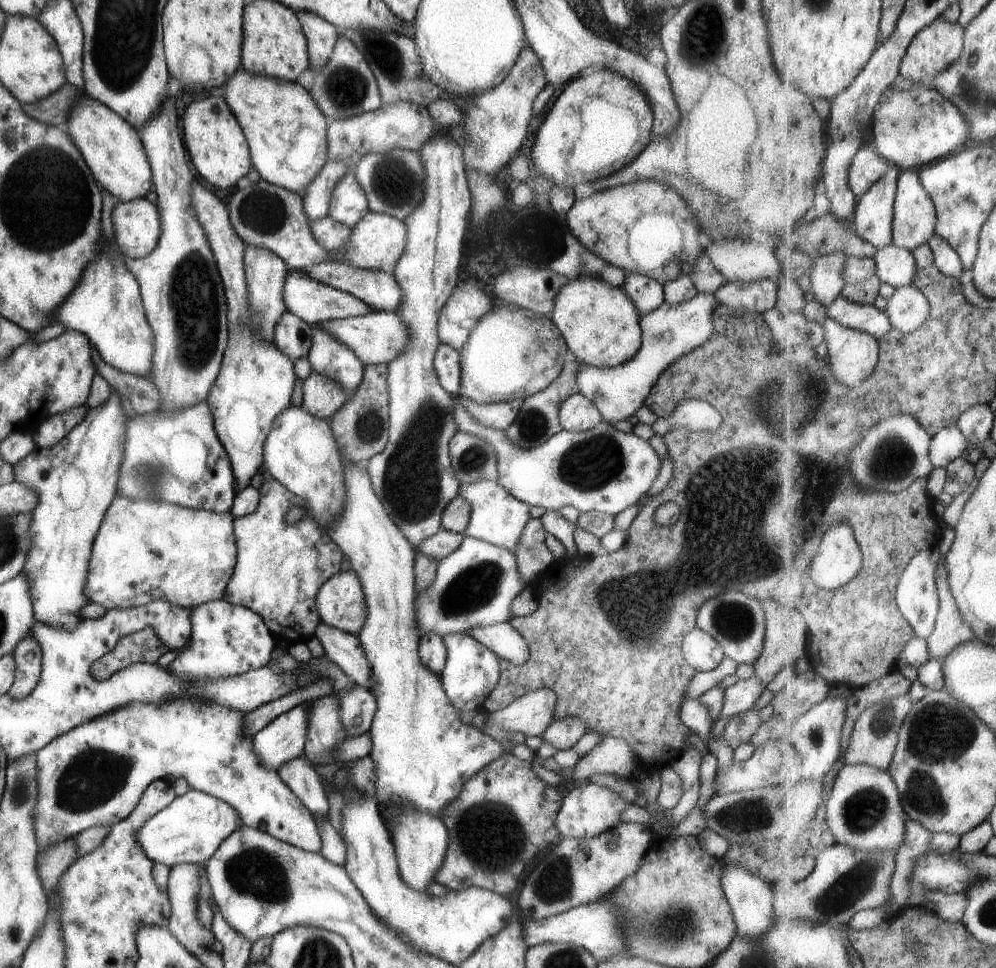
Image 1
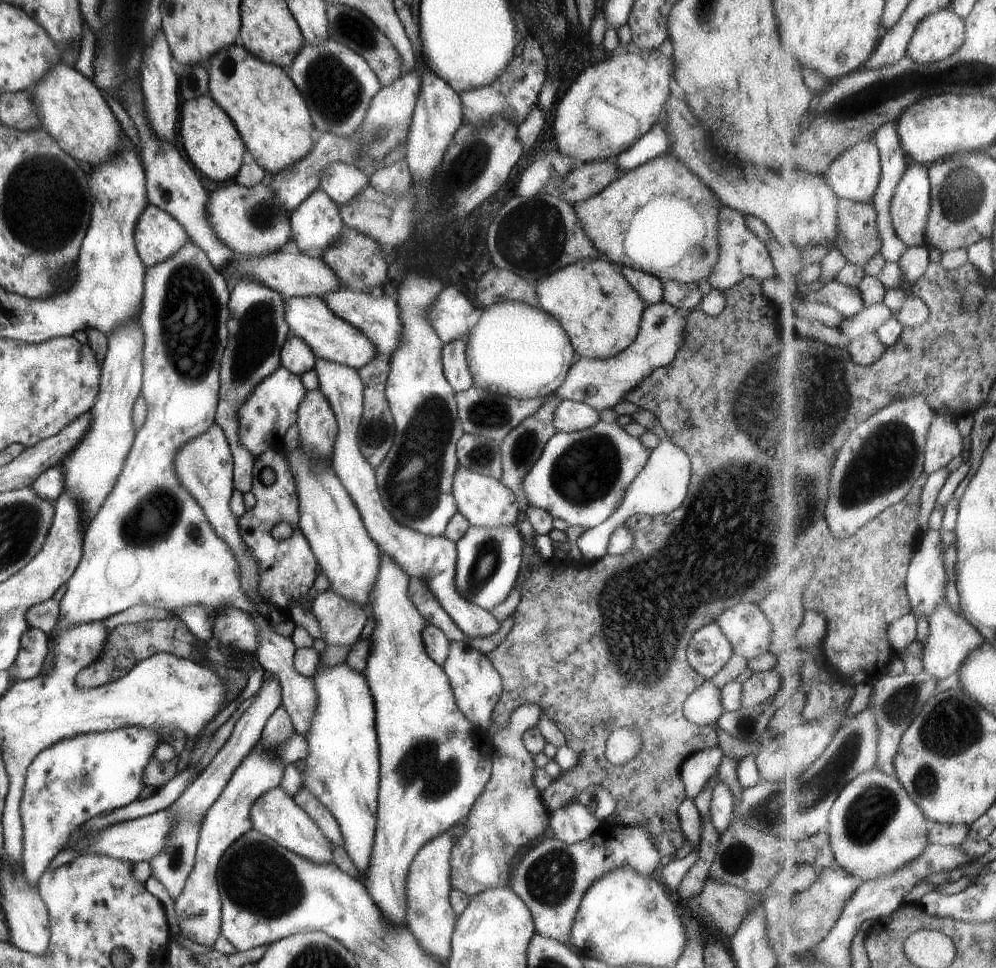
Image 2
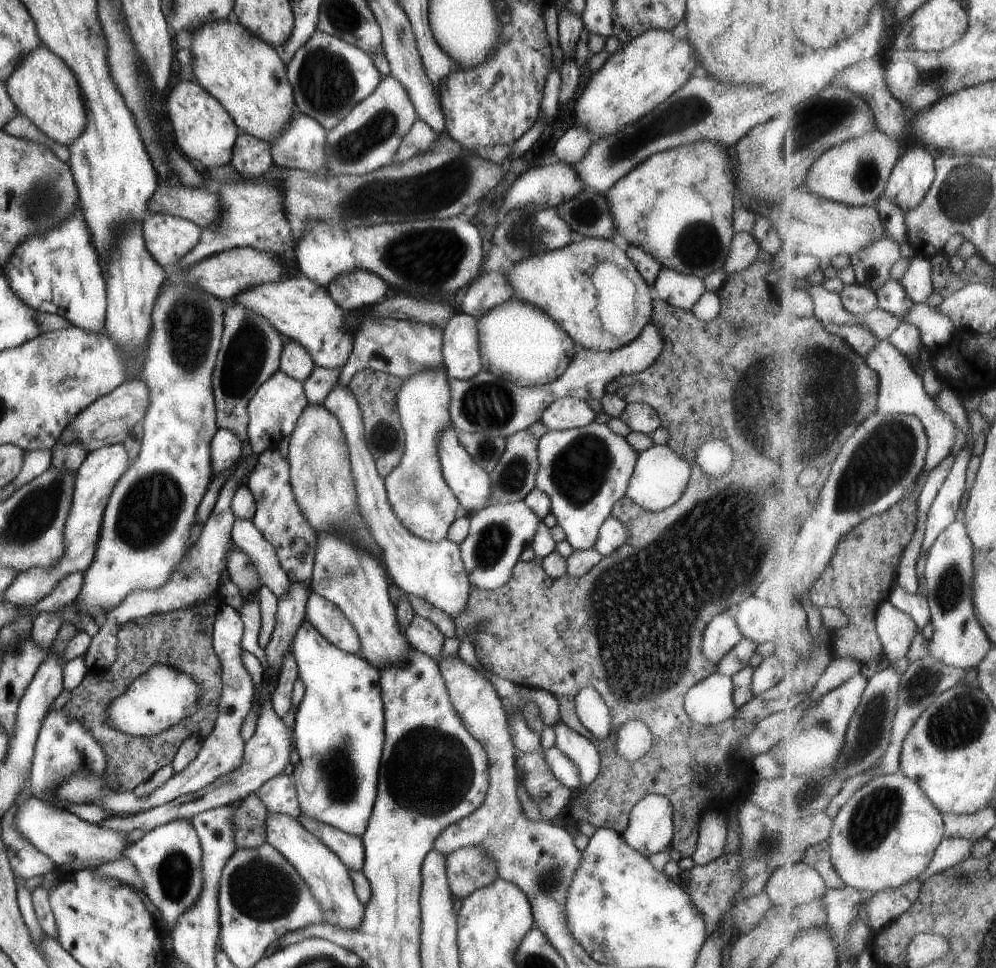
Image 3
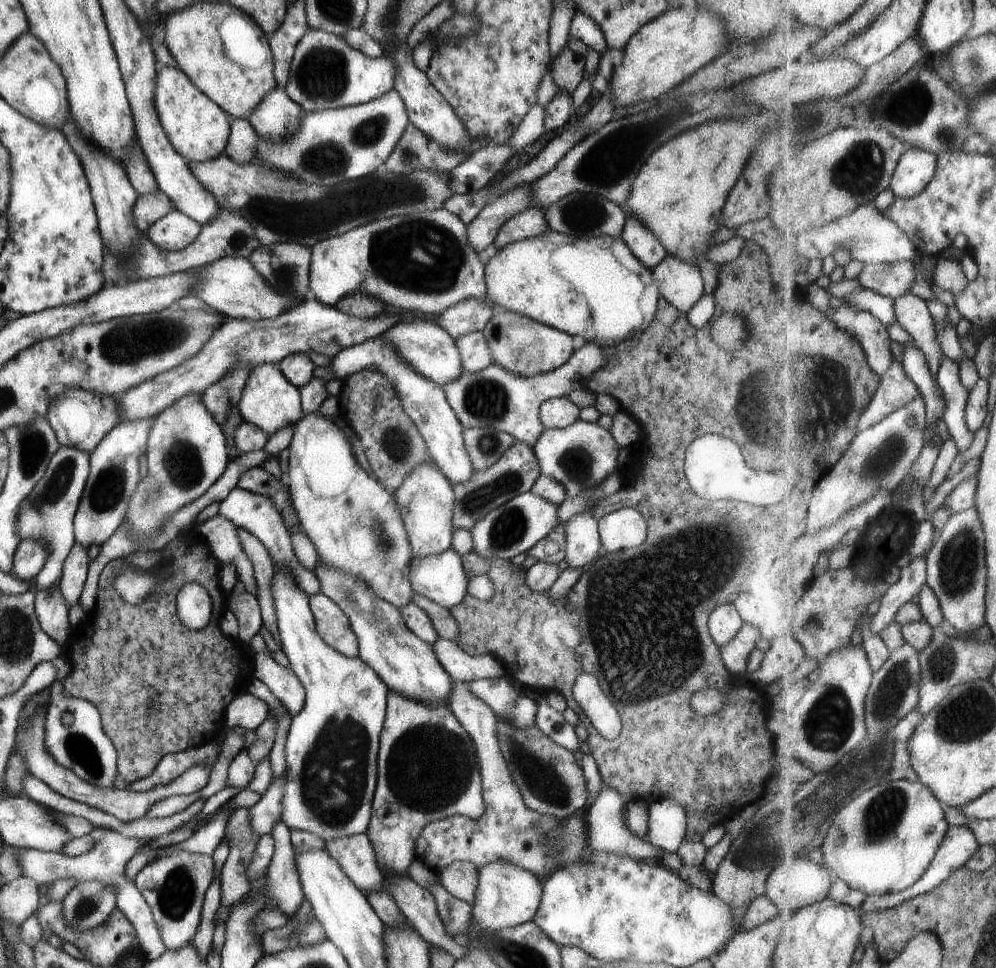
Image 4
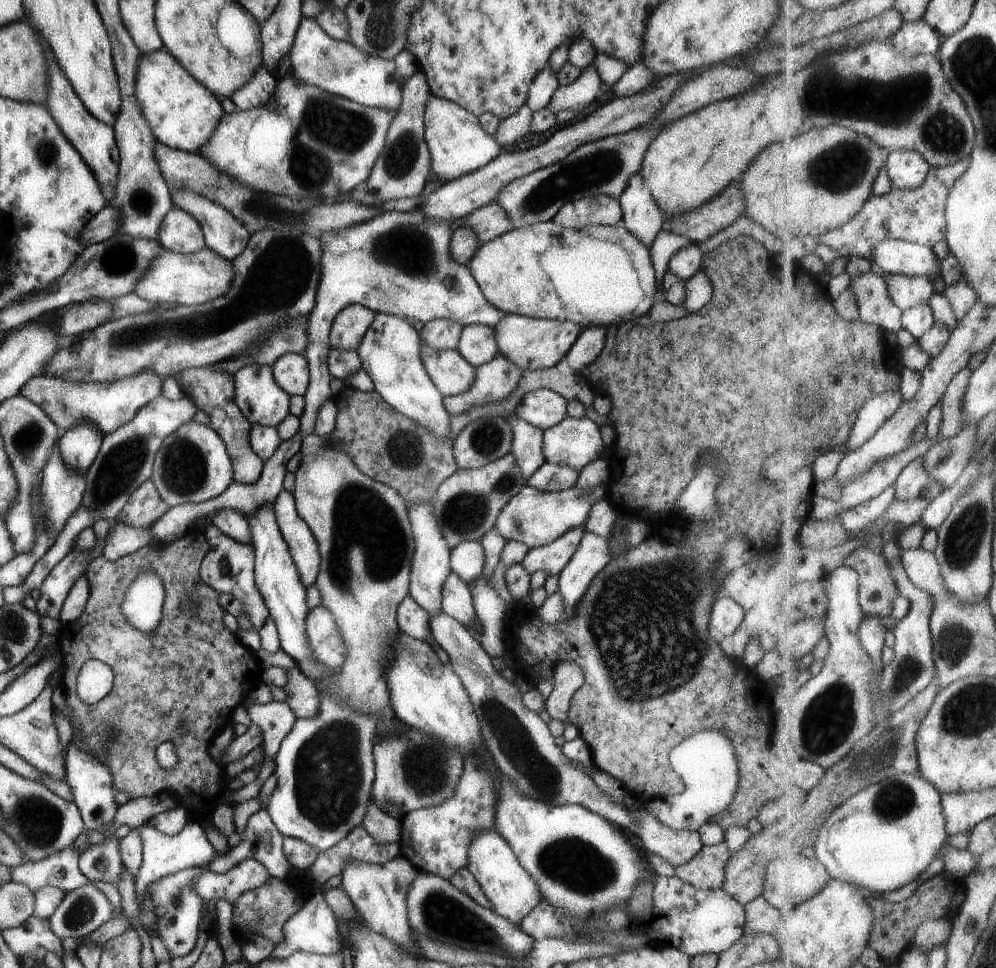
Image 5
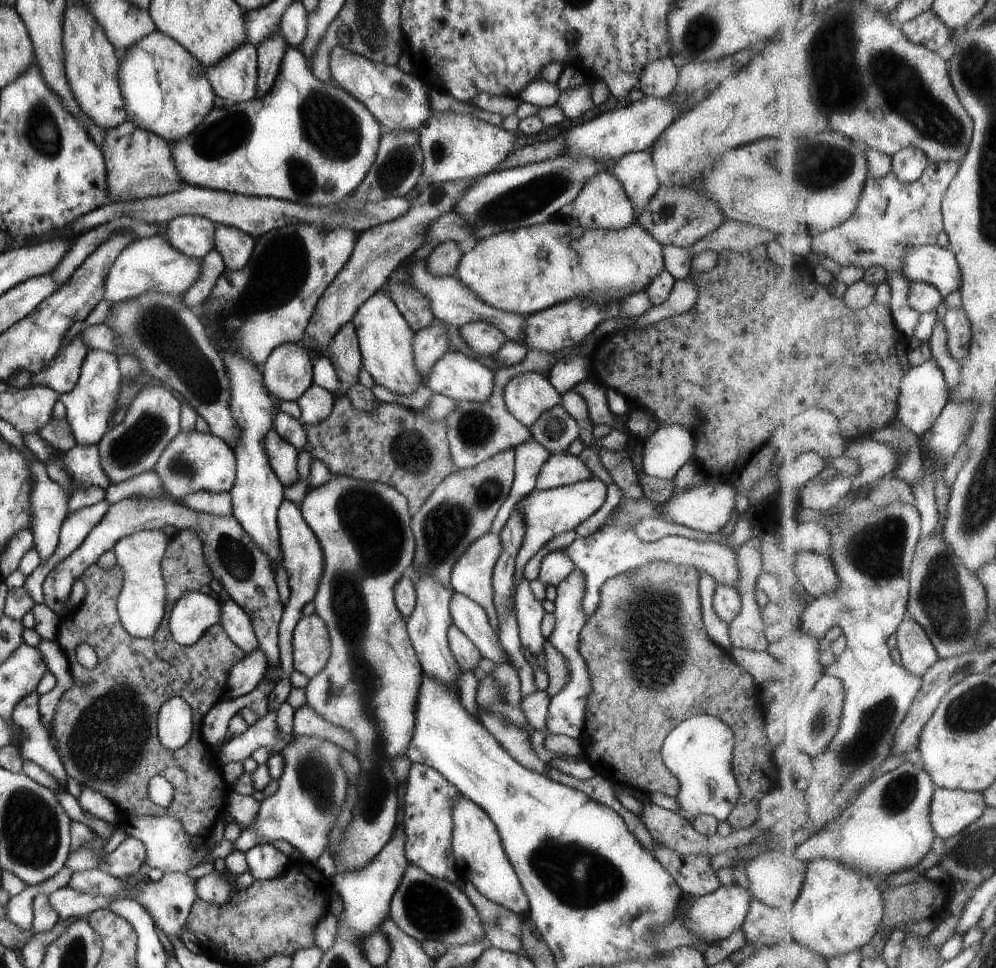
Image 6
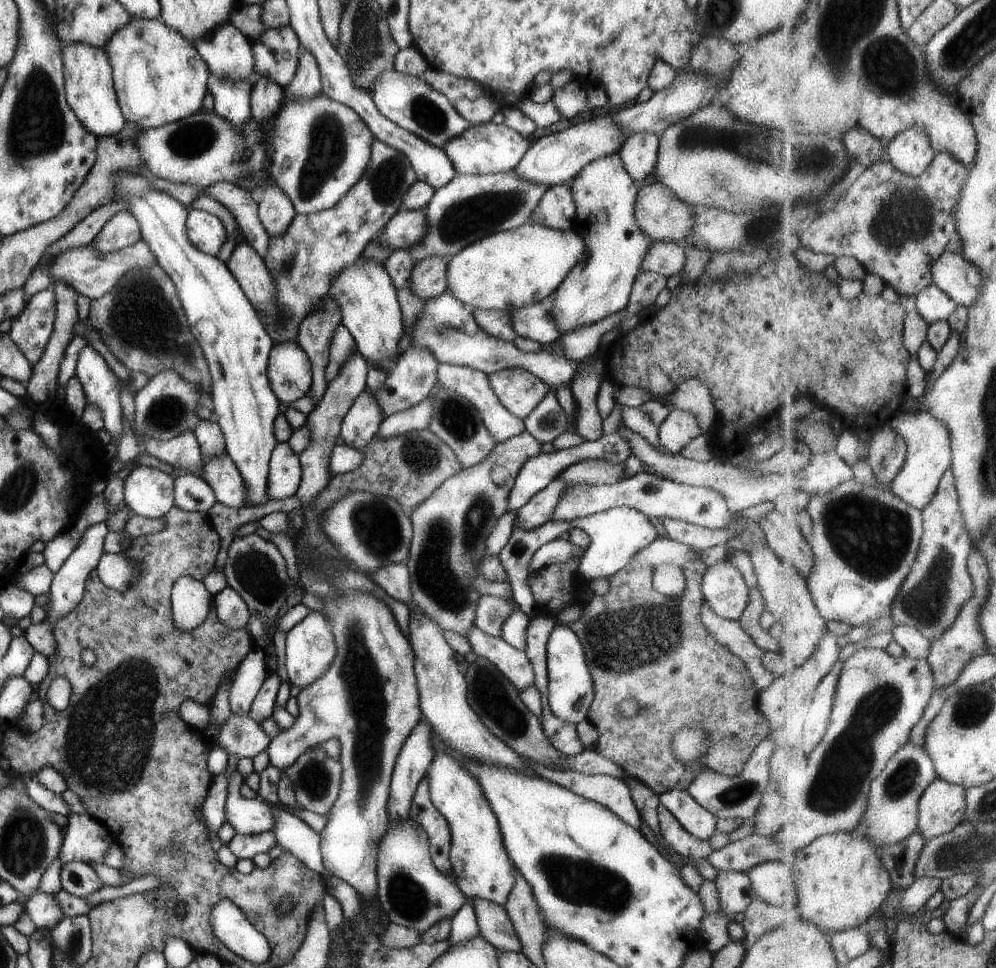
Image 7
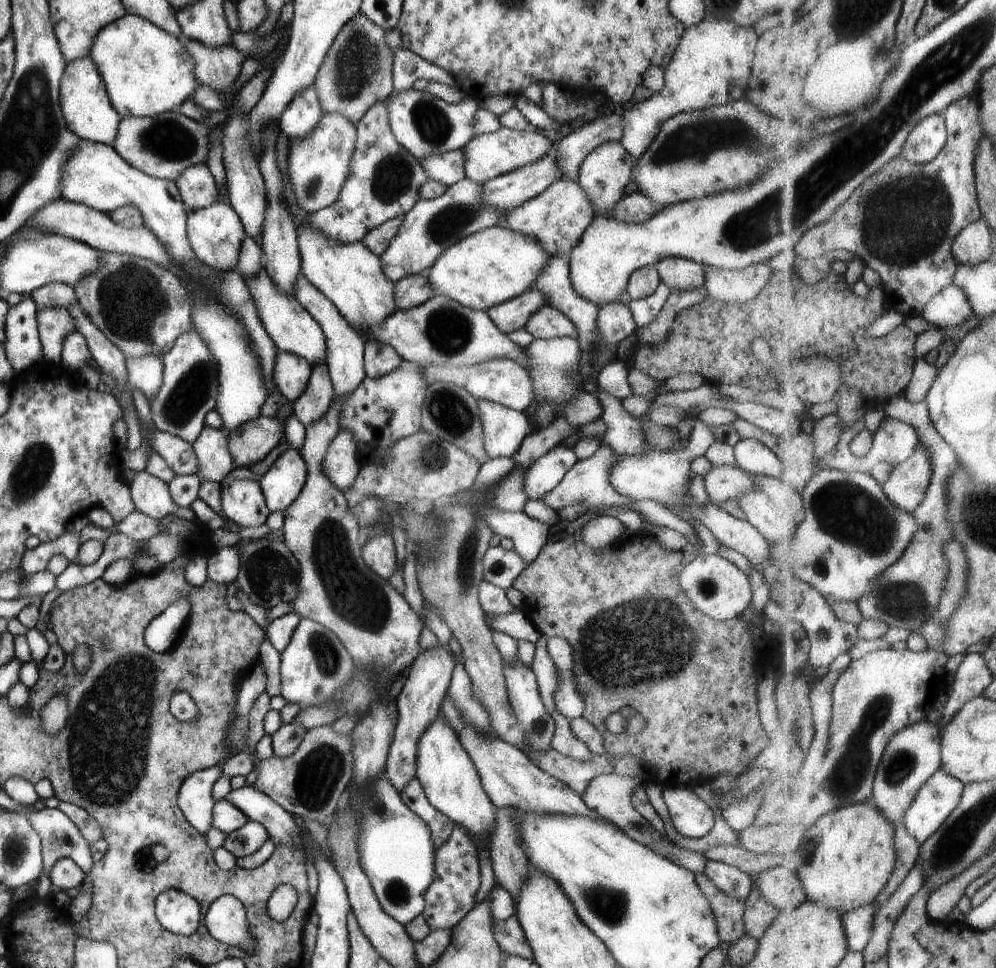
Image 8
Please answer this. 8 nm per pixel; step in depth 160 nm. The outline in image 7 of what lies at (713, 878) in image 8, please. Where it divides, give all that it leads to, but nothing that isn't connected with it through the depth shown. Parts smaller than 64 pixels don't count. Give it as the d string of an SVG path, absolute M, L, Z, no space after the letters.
M719 871L713 882L717 888L721 913L738 919L754 898L749 878L745 873Z

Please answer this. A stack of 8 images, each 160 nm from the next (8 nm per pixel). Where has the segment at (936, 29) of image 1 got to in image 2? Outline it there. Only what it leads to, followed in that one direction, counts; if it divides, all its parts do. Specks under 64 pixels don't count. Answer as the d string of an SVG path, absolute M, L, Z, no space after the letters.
M951 8L930 14L920 21L907 54L920 65L932 65L955 54L967 37L966 19Z

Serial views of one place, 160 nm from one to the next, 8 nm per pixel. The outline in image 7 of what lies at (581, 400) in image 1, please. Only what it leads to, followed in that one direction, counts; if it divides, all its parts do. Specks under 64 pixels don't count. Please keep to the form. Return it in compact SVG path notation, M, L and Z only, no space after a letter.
M519 368L487 374L487 382L499 403L521 421L541 402L548 390L541 380Z

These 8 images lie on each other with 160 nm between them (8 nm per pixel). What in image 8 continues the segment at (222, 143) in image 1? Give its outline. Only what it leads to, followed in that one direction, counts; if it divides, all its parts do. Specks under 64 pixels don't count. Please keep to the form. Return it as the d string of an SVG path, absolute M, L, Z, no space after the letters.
M125 13L96 34L88 55L98 70L109 102L121 117L151 117L177 110L198 85L185 45L147 19Z

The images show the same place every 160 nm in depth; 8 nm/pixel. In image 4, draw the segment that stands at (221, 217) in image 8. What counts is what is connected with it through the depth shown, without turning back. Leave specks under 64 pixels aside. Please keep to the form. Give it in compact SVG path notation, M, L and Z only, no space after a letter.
M170 211L151 224L145 235L149 241L165 251L187 248L201 232L201 226L179 211Z

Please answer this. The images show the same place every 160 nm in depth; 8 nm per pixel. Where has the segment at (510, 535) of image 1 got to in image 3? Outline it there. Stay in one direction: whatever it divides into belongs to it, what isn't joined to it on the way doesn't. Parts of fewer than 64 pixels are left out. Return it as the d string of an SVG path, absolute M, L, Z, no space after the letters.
M453 426L445 428L439 432L437 436L437 458L439 458L439 466L443 476L443 480L451 493L457 498L460 505L460 512L469 516L477 510L482 510L489 505L489 494L491 494L491 484L489 484L489 476L484 472L467 453L467 450L459 444L457 440L457 431Z

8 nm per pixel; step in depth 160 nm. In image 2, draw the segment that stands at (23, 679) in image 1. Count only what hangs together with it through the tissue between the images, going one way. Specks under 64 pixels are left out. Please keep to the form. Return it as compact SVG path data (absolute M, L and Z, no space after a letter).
M27 627L21 635L19 648L10 668L17 681L38 674L44 656L48 653L48 636L35 627Z

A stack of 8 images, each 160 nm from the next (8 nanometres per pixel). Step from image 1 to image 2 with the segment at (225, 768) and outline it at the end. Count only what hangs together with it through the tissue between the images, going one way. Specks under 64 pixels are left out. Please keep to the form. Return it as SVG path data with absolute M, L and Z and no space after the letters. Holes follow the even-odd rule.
M124 726L115 730L76 734L45 747L32 758L26 768L22 795L18 804L22 826L22 851L20 864L30 885L36 885L41 873L52 865L52 858L64 846L76 827L89 818L124 807L138 798L143 788L142 774L158 744L170 734L169 729L148 729ZM279 785L260 794L249 807L252 828L279 846L316 863L333 863L330 842L309 815Z

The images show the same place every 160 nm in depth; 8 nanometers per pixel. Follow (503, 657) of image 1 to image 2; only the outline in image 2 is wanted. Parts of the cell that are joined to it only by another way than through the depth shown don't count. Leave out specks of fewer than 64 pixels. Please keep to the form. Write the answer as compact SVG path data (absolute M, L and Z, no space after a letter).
M314 359L313 370L317 374L318 389L329 403L336 418L336 435L331 449L330 465L357 507L367 534L377 548L391 556L410 579L418 578L426 584L430 594L436 598L440 607L450 616L457 628L468 636L468 639L483 638L497 632L500 622L489 611L474 605L455 590L453 579L456 543L442 534L426 535L411 530L405 525L399 525L382 505L381 497L377 492L374 468L369 466L362 457L357 444L356 434L362 415L364 386L356 369L341 363Z

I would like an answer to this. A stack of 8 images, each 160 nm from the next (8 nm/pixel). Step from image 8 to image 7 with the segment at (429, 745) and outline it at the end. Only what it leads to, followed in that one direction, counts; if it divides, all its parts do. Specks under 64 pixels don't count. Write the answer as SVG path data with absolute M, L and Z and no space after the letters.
M434 750L427 768L429 800L447 822L450 831L449 863L451 878L459 892L469 899L479 898L504 906L513 888L510 860L505 853L497 818L485 800L479 782L463 768L463 764L447 754Z

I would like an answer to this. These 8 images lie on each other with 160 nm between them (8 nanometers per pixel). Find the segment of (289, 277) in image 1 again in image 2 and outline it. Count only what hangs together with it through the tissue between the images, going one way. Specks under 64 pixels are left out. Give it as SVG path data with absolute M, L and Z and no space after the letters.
M343 288L323 294L322 299L328 304L329 310L333 311L334 315L356 326L371 339L372 345L376 346L376 356L383 356L385 359L390 358L390 354L400 339L398 306L394 300L385 298L381 292L358 293Z

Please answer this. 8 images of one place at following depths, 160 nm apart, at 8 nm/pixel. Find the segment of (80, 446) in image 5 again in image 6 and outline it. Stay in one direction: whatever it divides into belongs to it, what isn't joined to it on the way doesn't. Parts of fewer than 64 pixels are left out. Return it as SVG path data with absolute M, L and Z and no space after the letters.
M98 349L88 350L81 362L79 377L74 388L70 392L59 394L58 398L64 406L64 418L69 422L69 428L71 428L76 444L97 445L107 430L109 418L112 418L116 410L119 388L121 388L121 374L118 370L116 356Z

